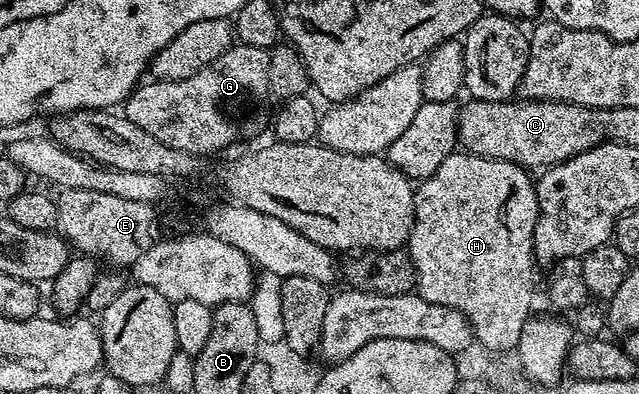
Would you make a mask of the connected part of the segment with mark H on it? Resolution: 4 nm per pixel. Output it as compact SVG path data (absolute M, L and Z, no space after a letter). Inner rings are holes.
M466 151L449 154L434 175L418 182L415 189L415 222L405 251L411 256L415 268L419 296L465 314L474 340L480 341L485 348L495 353L503 353L506 349L515 351L521 329L533 313L531 300L535 297L535 228L538 218L539 200L533 177L524 166Z

